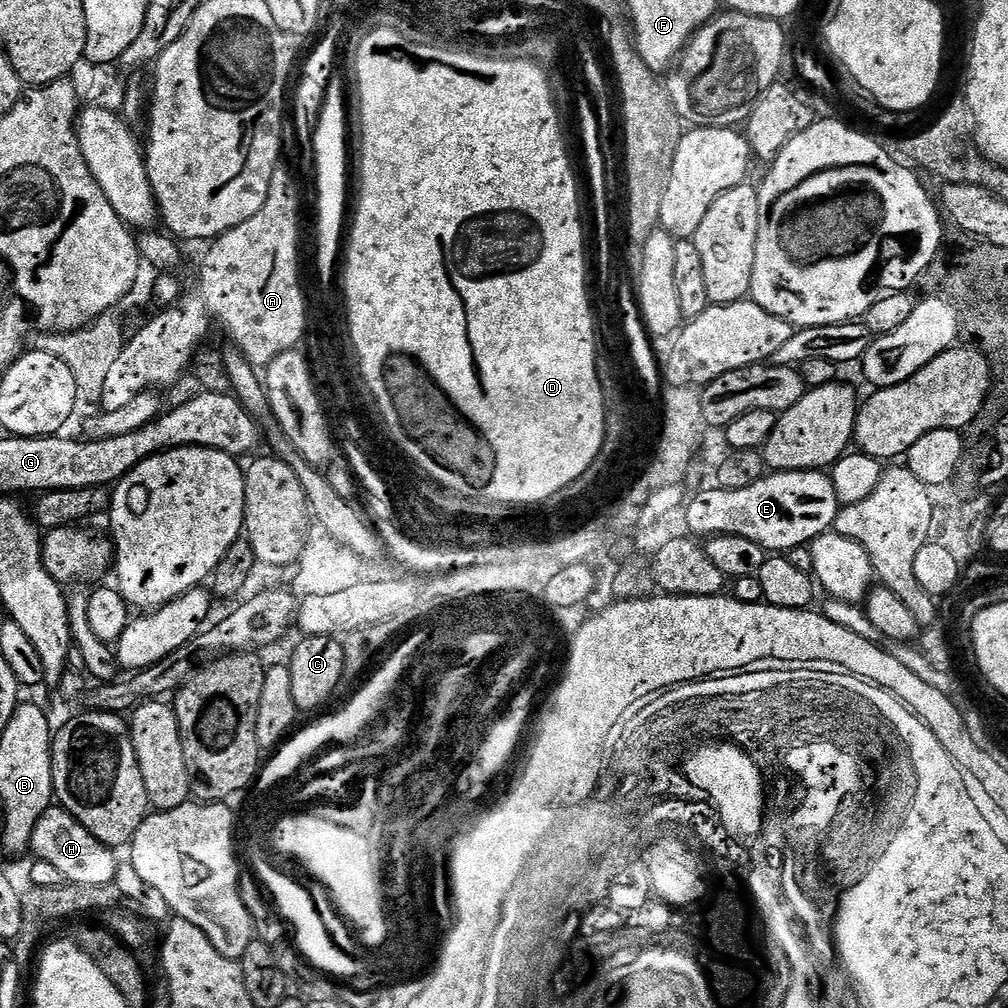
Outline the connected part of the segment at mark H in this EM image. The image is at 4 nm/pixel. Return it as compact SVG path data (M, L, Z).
M59 806L48 808L42 814L42 818L38 818L38 826L34 826L30 852L35 859L52 863L70 884L106 886L117 879L117 853L98 842L98 838L94 838L94 834L86 830L86 826L82 826L66 809Z

